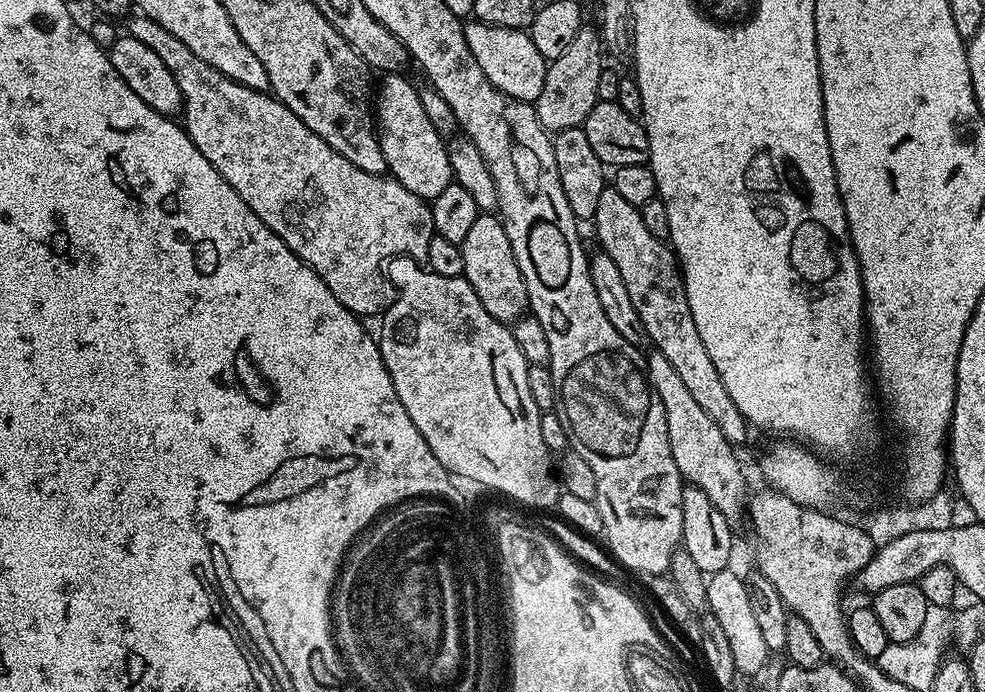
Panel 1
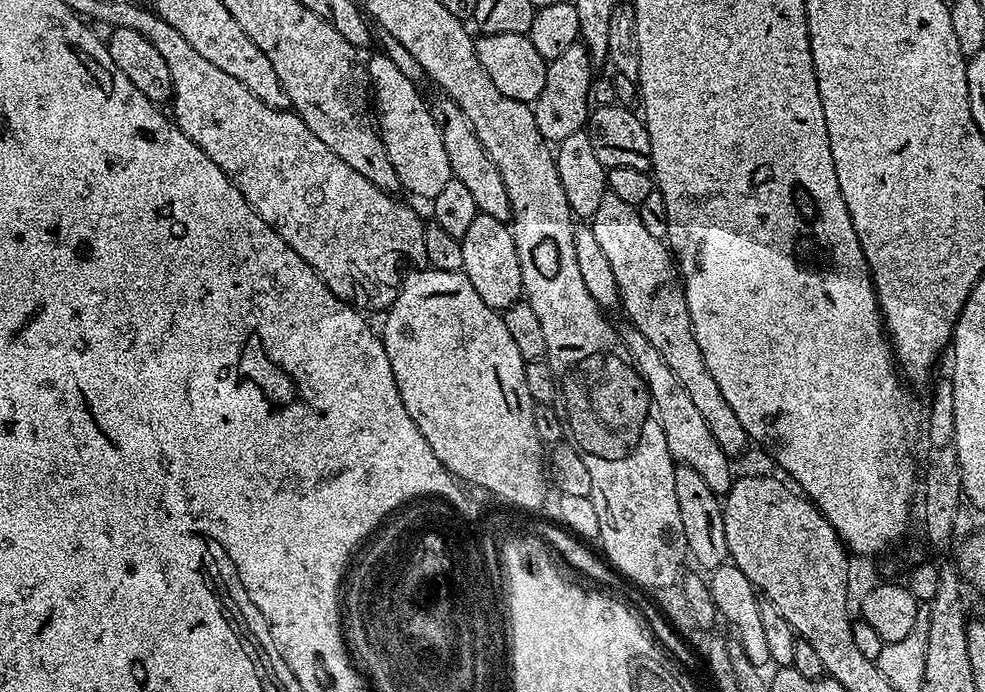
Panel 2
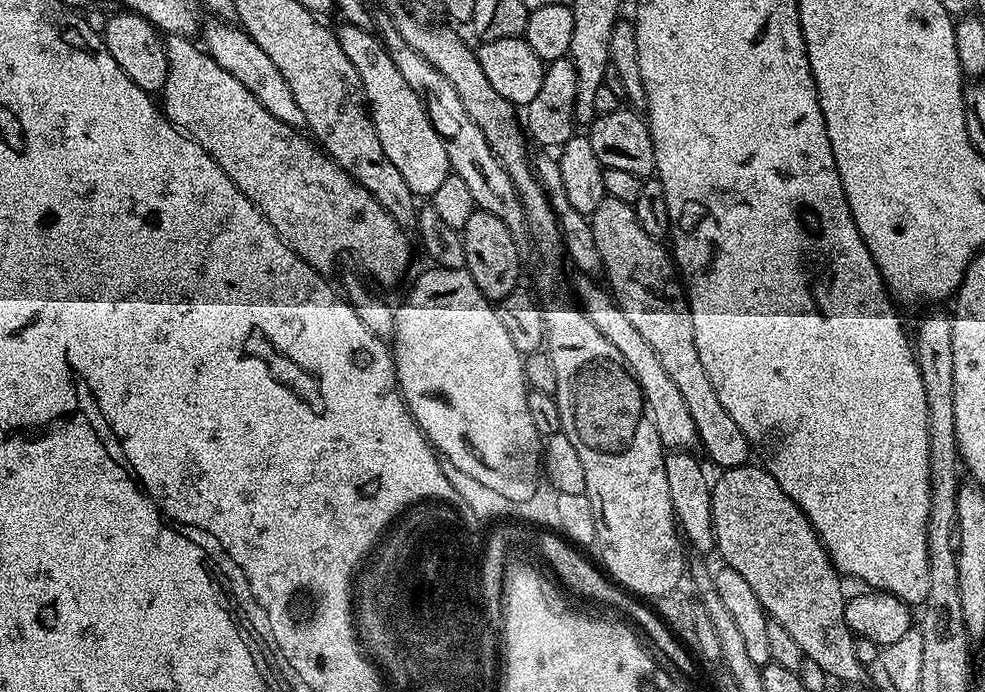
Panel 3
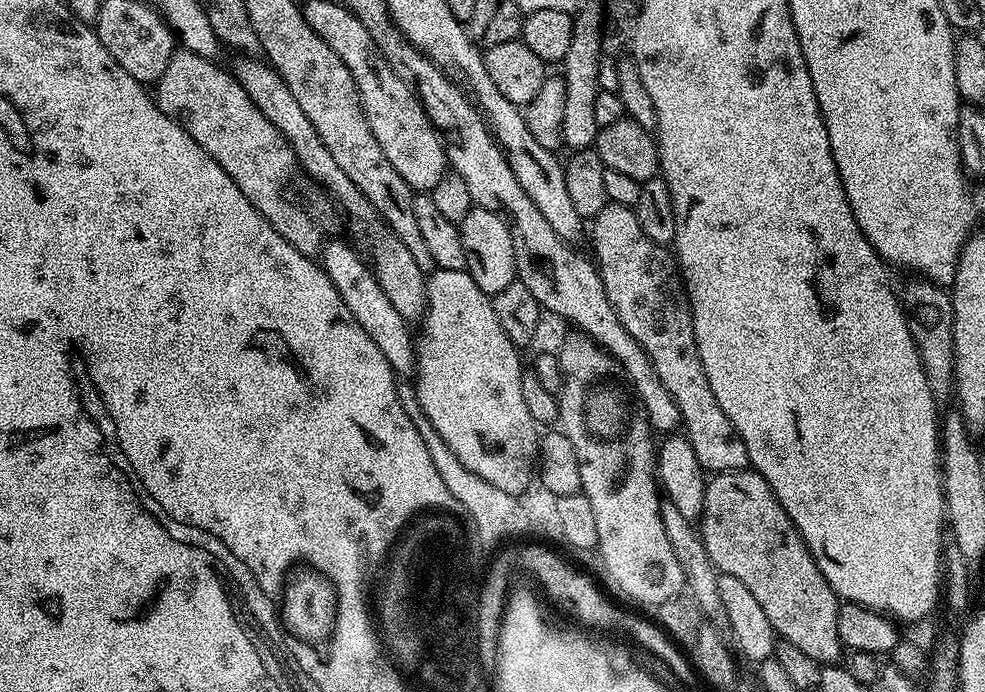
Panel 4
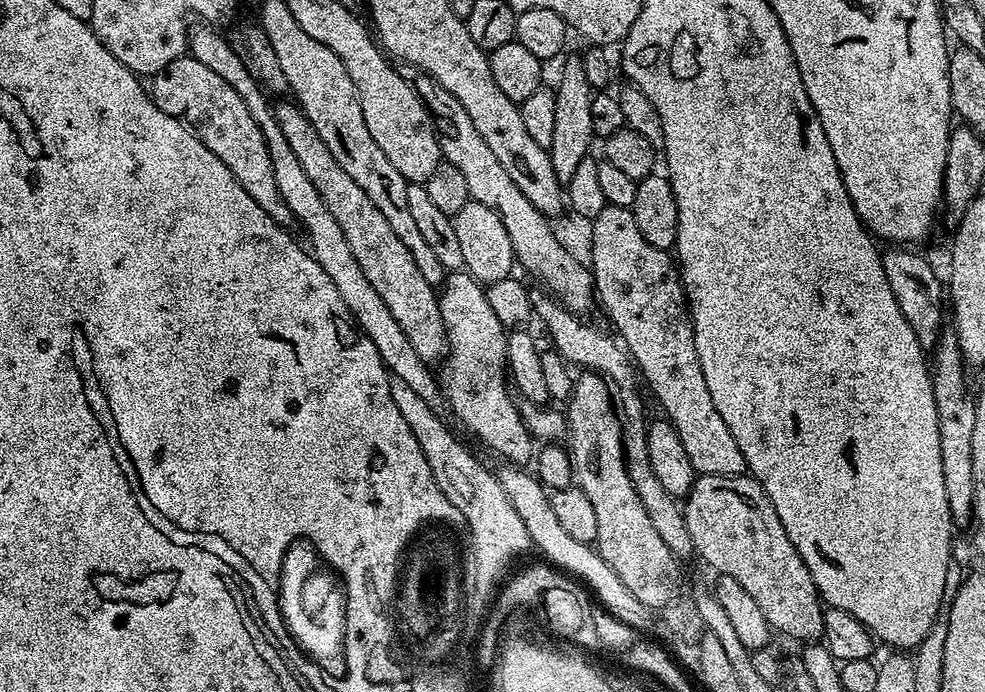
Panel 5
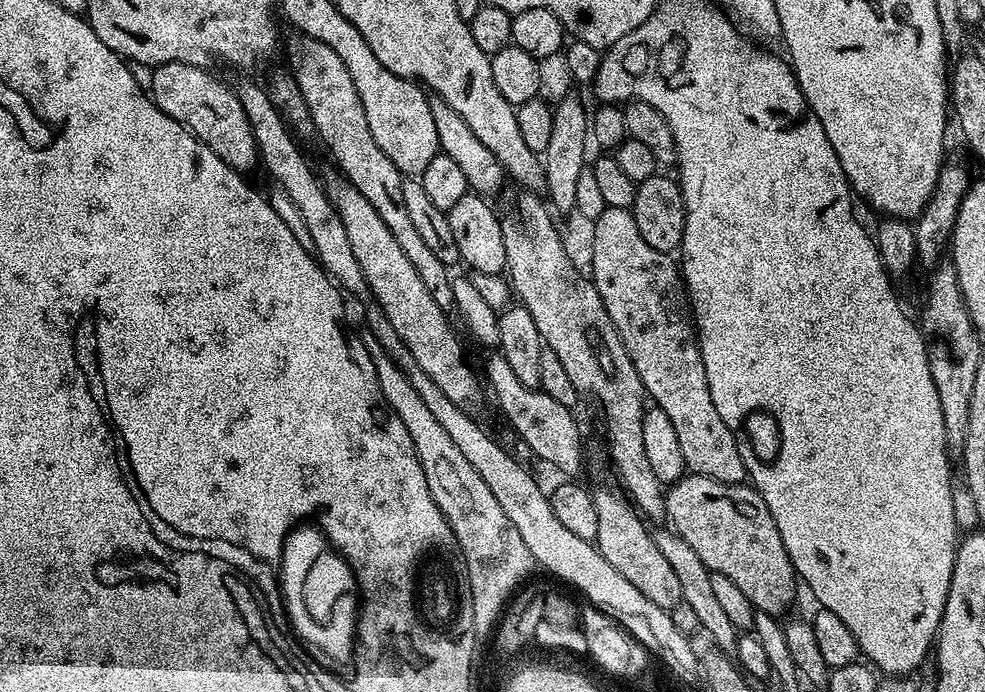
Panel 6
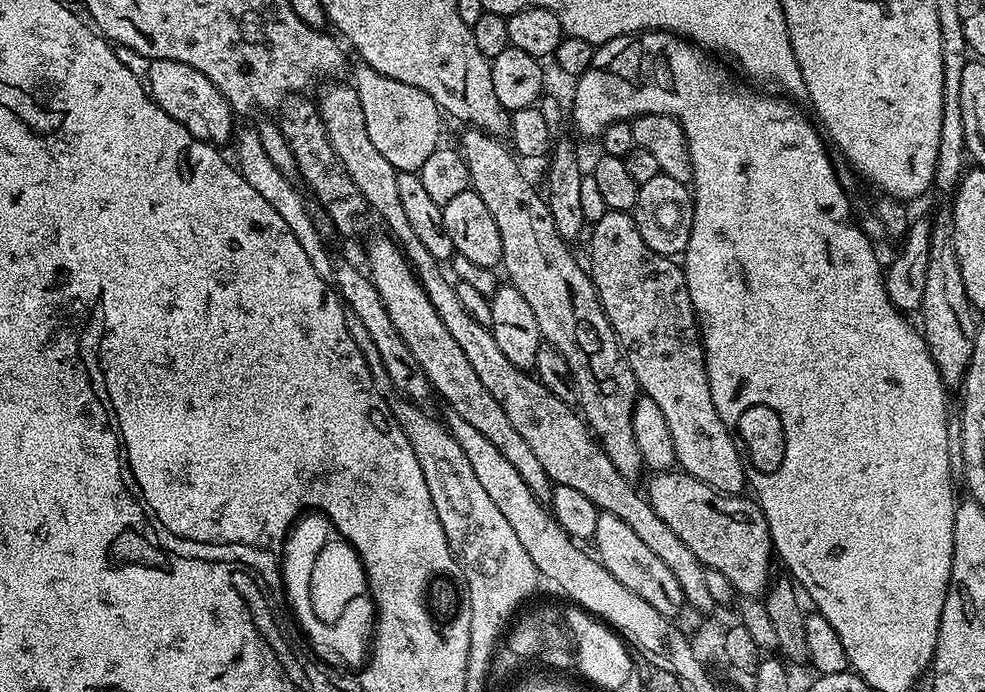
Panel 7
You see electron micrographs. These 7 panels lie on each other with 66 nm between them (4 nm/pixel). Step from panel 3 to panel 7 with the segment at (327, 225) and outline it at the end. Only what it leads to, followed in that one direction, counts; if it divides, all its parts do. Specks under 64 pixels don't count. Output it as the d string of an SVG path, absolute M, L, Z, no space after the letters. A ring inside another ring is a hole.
M173 60L151 61L146 88L156 105L166 110L166 114L178 121L194 139L204 140L213 146L224 146L227 140L229 143L233 139L234 113L230 102L221 94L218 86L214 86L206 74L198 74L194 66Z

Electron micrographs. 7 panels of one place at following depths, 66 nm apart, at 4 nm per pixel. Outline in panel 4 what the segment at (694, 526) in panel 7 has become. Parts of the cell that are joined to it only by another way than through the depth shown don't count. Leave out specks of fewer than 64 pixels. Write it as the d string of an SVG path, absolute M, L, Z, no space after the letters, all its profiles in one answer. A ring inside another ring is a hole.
M757 472L715 473L704 486L704 513L698 521L698 531L717 573L739 578L754 593L754 599L761 604L766 618L770 618L770 626L774 626L779 639L798 646L802 654L824 666L835 664L841 659L842 645L838 638L841 601L816 565L806 542L800 537L800 531Z

